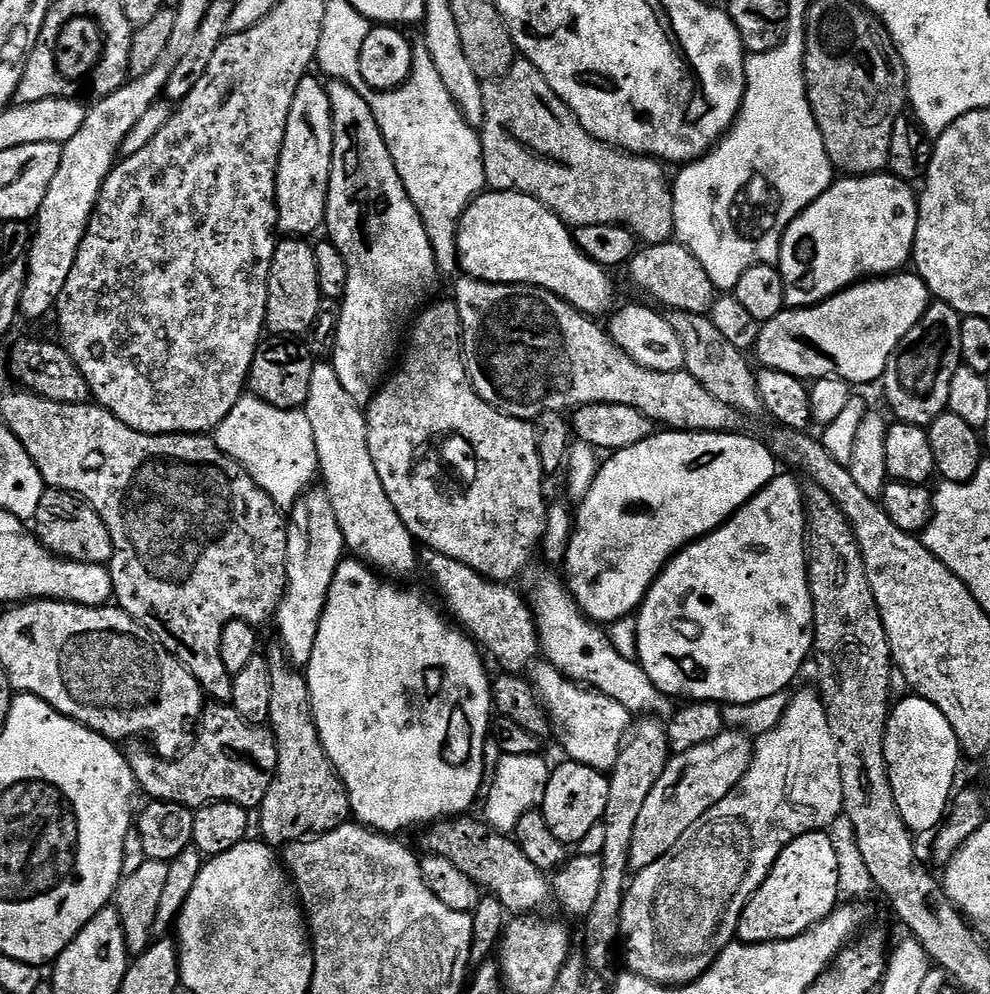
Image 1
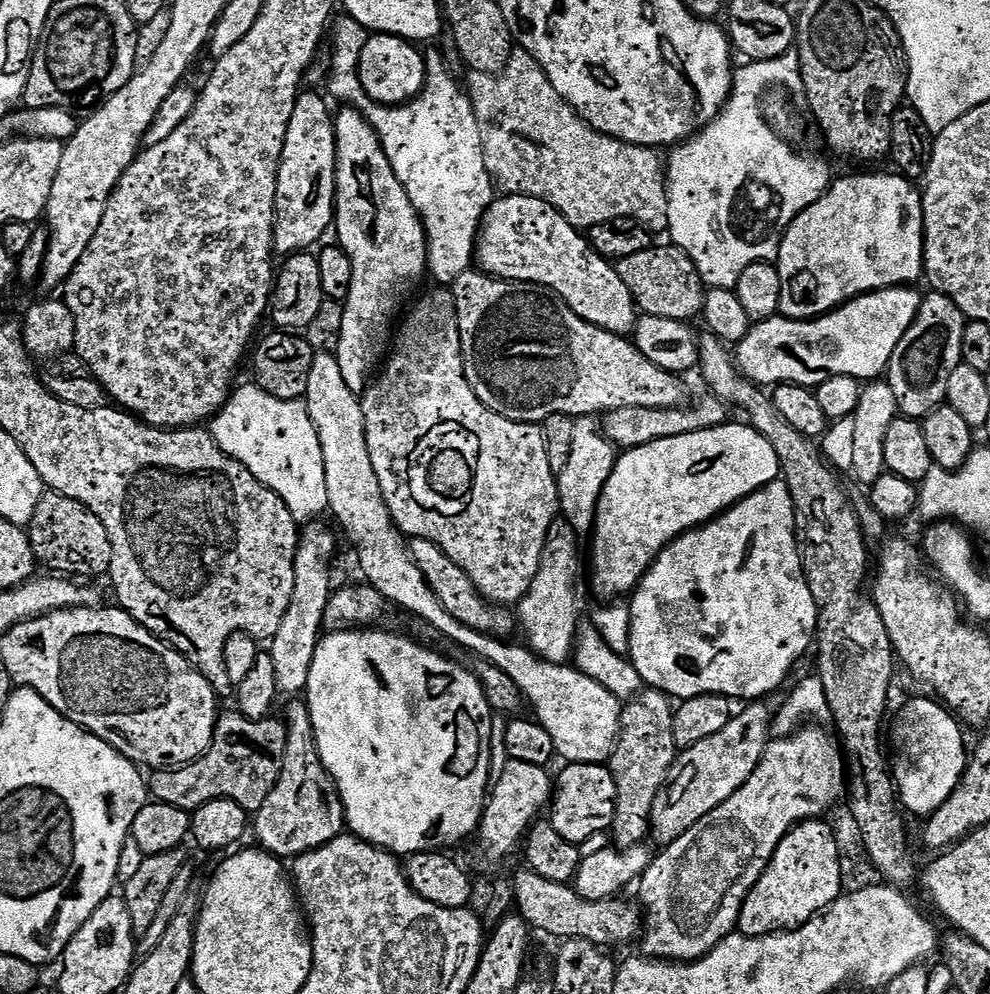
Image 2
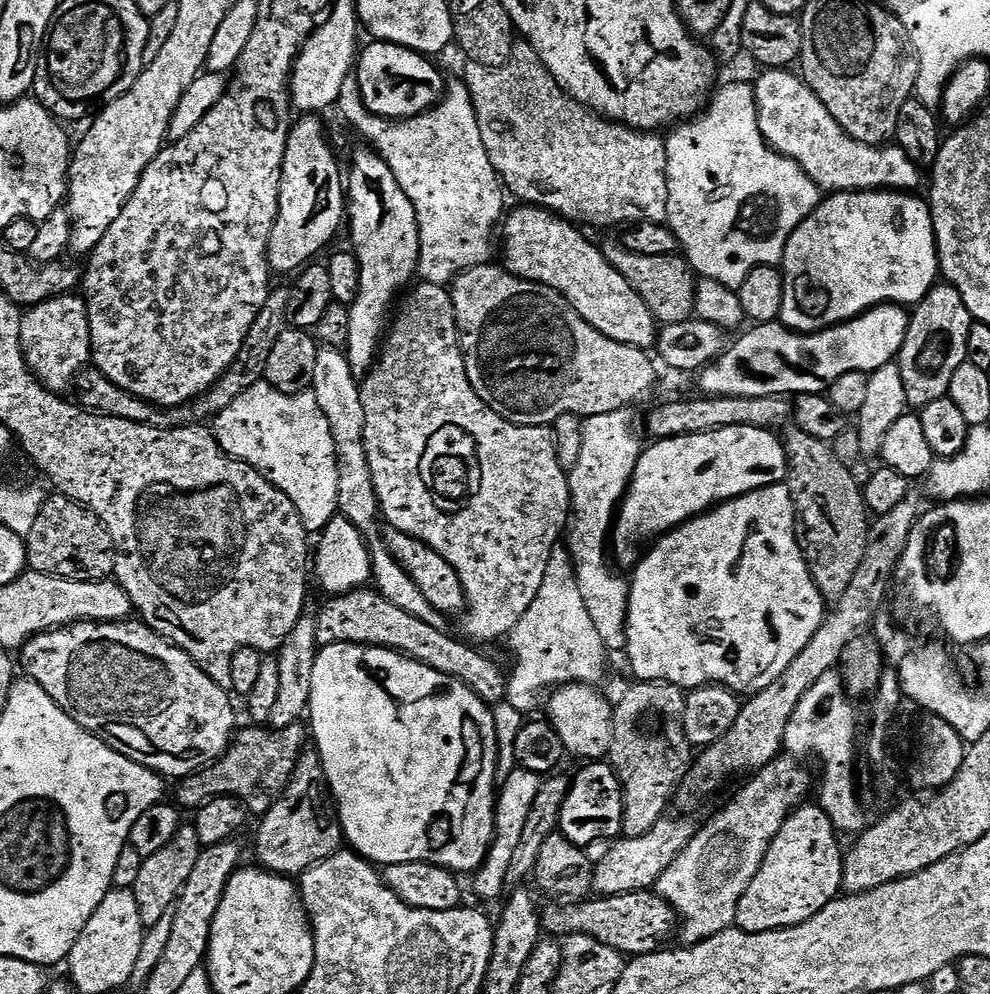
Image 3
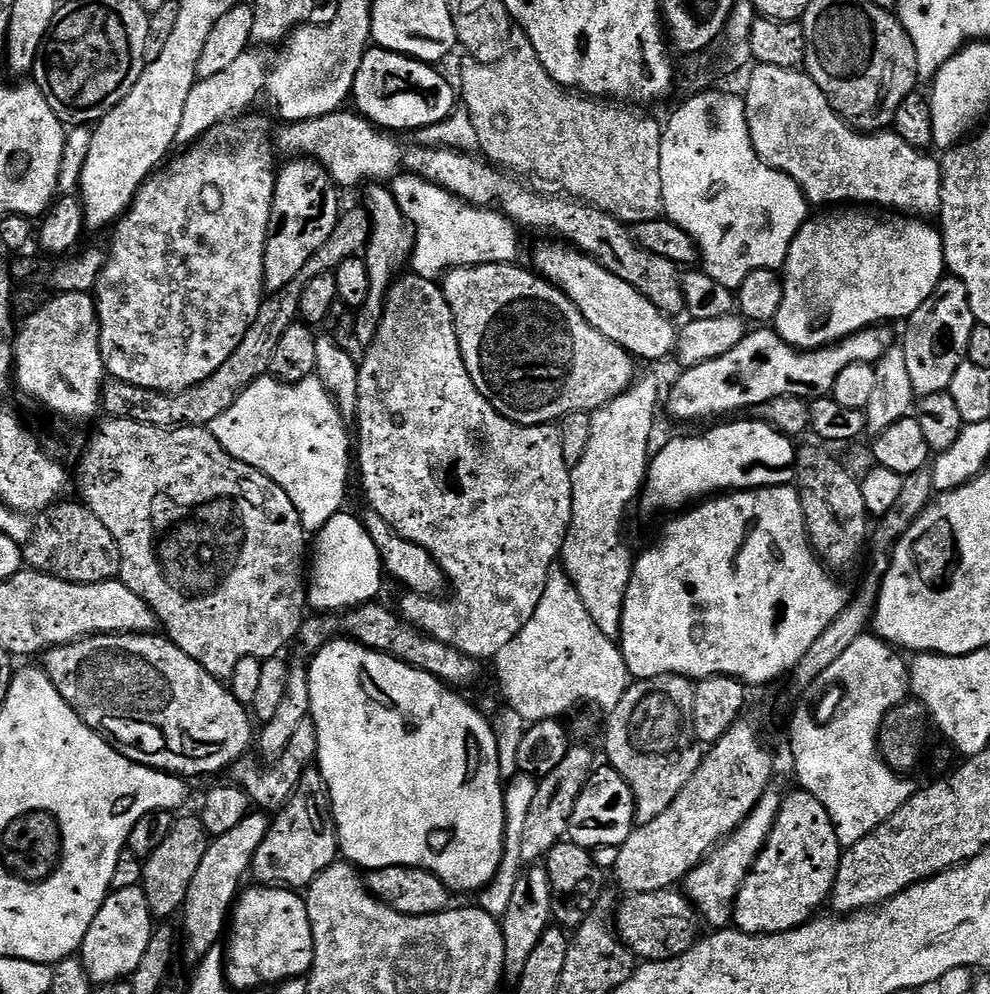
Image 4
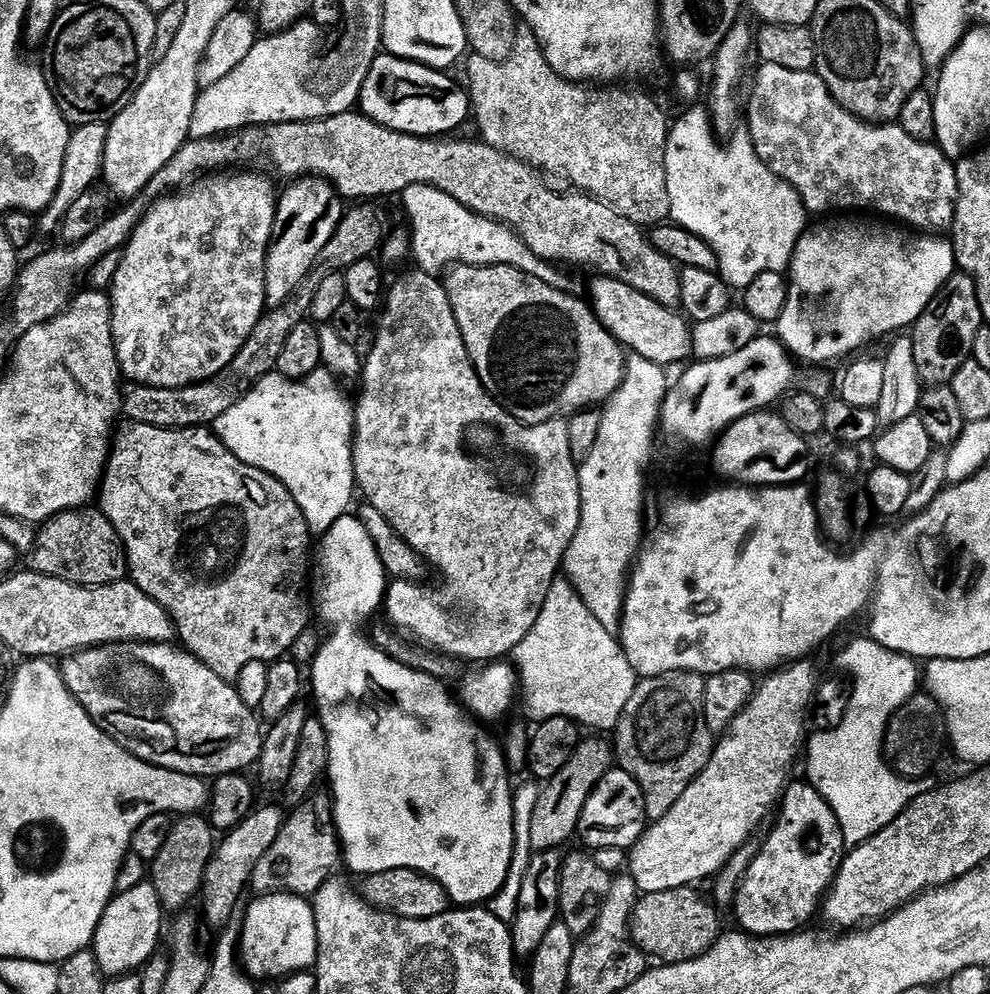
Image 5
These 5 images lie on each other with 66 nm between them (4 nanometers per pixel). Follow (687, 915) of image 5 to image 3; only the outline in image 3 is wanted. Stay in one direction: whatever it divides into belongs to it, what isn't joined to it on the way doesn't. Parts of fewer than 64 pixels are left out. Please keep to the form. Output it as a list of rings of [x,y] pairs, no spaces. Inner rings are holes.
[[[652,890],[623,892],[620,896],[600,896],[599,898],[589,898],[579,902],[552,902],[549,905],[549,908],[545,907],[542,912],[542,928],[545,933],[556,938],[573,936],[574,934],[586,934],[614,950],[623,952],[625,957],[628,958],[661,951],[667,945],[664,943],[671,936],[674,936],[678,928],[678,920],[671,906]]]

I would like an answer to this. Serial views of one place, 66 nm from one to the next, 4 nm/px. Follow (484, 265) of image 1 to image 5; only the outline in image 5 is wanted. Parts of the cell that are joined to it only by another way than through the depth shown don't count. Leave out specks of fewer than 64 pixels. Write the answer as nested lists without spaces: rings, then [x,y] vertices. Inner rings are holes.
[[[596,278],[592,284],[590,307],[604,329],[629,353],[661,366],[669,366],[668,364],[683,365],[683,360],[687,356],[689,358],[692,352],[693,329],[689,321],[669,305],[658,303],[654,298],[626,286],[620,280]]]

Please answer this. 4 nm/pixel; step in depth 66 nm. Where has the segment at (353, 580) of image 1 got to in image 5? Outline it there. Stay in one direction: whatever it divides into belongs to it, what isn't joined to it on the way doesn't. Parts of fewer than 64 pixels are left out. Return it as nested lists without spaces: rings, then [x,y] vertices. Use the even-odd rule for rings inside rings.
[[[380,651],[374,656],[372,660],[356,660],[356,654],[350,656],[348,660],[340,660],[340,668],[310,668],[310,678],[312,678],[312,692],[316,695],[316,708],[318,711],[318,718],[322,722],[322,726],[326,730],[326,738],[330,746],[330,758],[328,759],[328,771],[326,773],[327,779],[332,779],[332,792],[330,791],[330,799],[333,803],[332,814],[336,818],[336,835],[340,840],[348,840],[348,845],[342,849],[342,860],[352,860],[352,865],[347,868],[347,871],[352,874],[365,876],[371,878],[377,876],[379,872],[386,870],[394,870],[395,868],[405,868],[411,872],[421,872],[423,876],[428,876],[429,879],[441,885],[444,888],[444,893],[447,894],[449,901],[456,906],[484,906],[491,901],[492,897],[498,895],[502,890],[502,886],[506,882],[506,874],[510,870],[510,858],[514,854],[514,806],[512,805],[512,798],[514,795],[514,784],[511,784],[510,773],[508,765],[505,761],[505,753],[502,751],[501,745],[495,744],[482,729],[479,728],[479,723],[471,724],[467,720],[469,717],[462,711],[461,705],[435,680],[432,676],[427,676],[424,672],[415,672],[412,668],[407,668],[404,664],[399,664],[396,660],[391,660],[388,654]]]

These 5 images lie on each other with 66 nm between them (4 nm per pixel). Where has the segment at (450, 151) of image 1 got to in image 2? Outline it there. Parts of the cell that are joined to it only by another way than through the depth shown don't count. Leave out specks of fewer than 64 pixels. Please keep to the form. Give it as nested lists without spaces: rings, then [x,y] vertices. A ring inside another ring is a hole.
[[[429,51],[425,55],[424,65],[428,71],[428,82],[419,96],[406,104],[375,104],[367,118],[380,135],[386,158],[390,158],[390,166],[398,182],[402,182],[410,202],[424,224],[424,235],[428,237],[427,271],[430,276],[432,272],[437,285],[450,286],[463,272],[473,267],[480,221],[484,219],[484,214],[494,199],[494,181],[486,166],[484,143],[471,95],[462,87],[461,81],[459,84],[452,77],[442,53]],[[424,152],[432,156],[428,164],[424,164]]]

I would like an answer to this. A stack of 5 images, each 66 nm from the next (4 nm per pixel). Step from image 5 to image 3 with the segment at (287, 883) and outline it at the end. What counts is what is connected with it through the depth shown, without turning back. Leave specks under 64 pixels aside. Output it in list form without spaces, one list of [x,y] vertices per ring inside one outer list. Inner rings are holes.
[[[306,750],[301,754],[284,792],[259,820],[256,856],[267,871],[277,872],[279,876],[299,878],[318,862],[341,851],[345,843],[344,829],[340,826],[338,809],[319,752]]]

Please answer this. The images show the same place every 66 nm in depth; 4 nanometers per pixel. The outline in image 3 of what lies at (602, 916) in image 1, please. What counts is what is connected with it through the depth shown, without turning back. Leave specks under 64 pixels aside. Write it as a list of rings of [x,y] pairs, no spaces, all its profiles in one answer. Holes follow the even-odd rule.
[[[646,680],[643,682],[633,683],[633,688],[625,694],[619,701],[614,704],[614,742],[612,743],[612,750],[610,753],[610,763],[614,771],[616,771],[617,778],[620,779],[620,789],[624,791],[624,826],[622,829],[623,835],[629,840],[634,838],[642,838],[642,834],[650,834],[650,830],[654,830],[654,826],[658,821],[665,819],[668,808],[668,803],[674,800],[677,795],[680,783],[684,781],[685,776],[688,775],[689,768],[694,763],[694,749],[691,742],[686,738],[686,726],[684,719],[686,718],[686,702],[684,697],[686,695],[685,689],[674,686],[673,684],[666,684],[662,680]]]

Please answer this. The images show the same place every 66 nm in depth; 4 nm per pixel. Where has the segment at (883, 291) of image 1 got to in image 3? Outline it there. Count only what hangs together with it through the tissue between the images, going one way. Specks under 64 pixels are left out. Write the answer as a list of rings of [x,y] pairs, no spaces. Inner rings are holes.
[[[880,304],[861,316],[846,321],[845,324],[835,324],[821,332],[794,332],[779,322],[757,324],[749,327],[736,345],[733,343],[719,359],[708,364],[699,373],[701,393],[734,398],[798,397],[806,393],[823,395],[832,387],[828,380],[837,380],[842,378],[843,374],[851,372],[871,374],[882,366],[893,363],[899,357],[900,347],[908,333],[909,319],[909,313],[901,305]]]

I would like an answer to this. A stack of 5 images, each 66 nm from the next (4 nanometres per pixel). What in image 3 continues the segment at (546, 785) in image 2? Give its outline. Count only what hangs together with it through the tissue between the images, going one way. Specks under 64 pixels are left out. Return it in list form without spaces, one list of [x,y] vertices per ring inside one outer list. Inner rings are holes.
[[[517,766],[510,778],[501,783],[496,797],[496,837],[492,840],[492,849],[484,860],[484,865],[476,871],[472,888],[484,900],[499,901],[504,896],[506,873],[509,871],[510,862],[513,861],[514,850],[521,841],[522,830],[525,829],[526,818],[530,815],[531,807],[538,796],[542,783],[542,776],[532,773],[528,769]]]

